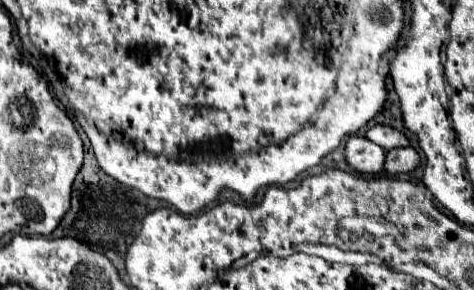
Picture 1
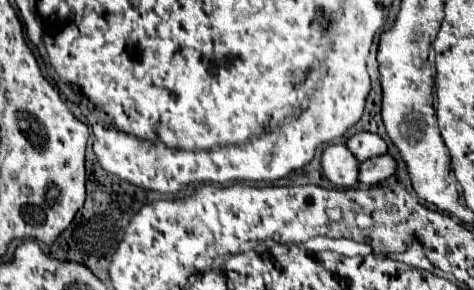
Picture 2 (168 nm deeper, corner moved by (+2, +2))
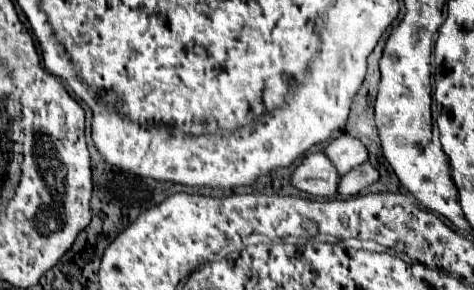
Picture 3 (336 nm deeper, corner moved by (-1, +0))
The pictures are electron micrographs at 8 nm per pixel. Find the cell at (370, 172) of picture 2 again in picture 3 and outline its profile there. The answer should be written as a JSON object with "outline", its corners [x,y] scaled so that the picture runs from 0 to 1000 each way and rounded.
{"outline":[[[768,562],[768,569],[759,569],[759,576],[747,576],[738,597],[730,597],[730,603],[717,617],[713,672],[726,672],[726,679],[751,672],[751,666],[764,659],[768,645],[785,638],[793,617],[797,617],[797,590],[793,590],[781,562]]]}

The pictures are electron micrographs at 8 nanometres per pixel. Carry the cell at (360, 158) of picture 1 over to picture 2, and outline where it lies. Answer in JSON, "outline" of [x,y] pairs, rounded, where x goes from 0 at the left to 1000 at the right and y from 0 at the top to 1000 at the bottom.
{"outline":[[[728,493],[686,507],[677,576],[681,603],[698,631],[719,645],[753,645],[757,562],[745,548],[745,528],[736,528],[736,507]]]}

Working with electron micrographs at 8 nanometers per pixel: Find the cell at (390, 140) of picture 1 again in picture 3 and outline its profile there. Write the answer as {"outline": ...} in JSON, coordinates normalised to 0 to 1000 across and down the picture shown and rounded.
{"outline":[[[717,466],[696,486],[696,500],[684,514],[684,534],[692,534],[717,603],[730,603],[743,576],[755,576],[776,548],[772,507],[738,466]]]}

